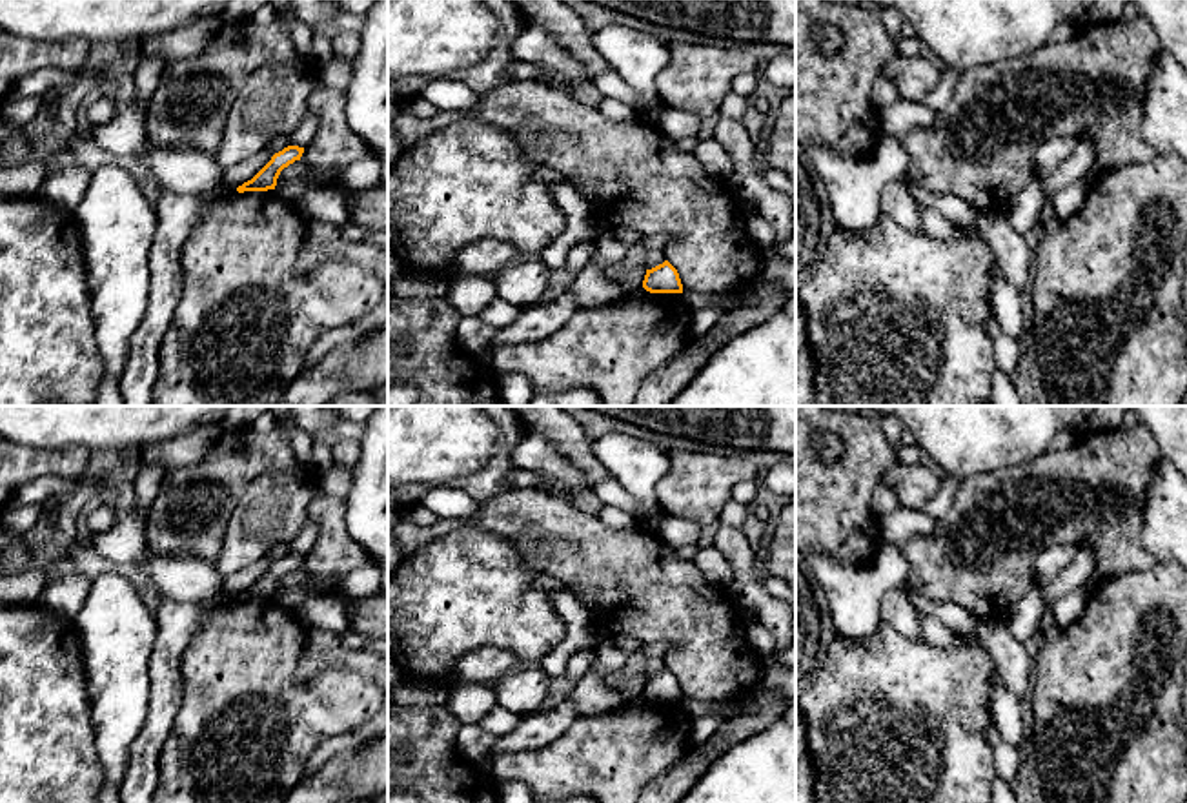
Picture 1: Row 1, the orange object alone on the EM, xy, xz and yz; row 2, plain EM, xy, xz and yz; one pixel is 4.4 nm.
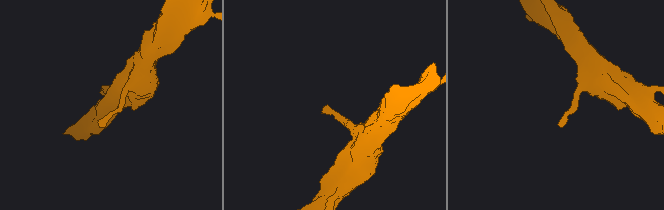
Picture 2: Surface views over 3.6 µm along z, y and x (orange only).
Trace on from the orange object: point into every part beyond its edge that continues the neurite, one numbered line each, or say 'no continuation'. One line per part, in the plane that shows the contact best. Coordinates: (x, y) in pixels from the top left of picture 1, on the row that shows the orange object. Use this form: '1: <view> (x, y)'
no continuation

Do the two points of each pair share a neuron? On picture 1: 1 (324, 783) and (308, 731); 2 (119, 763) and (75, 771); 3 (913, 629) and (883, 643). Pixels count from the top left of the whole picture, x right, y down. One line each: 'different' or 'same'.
1: different
2: different
3: different

